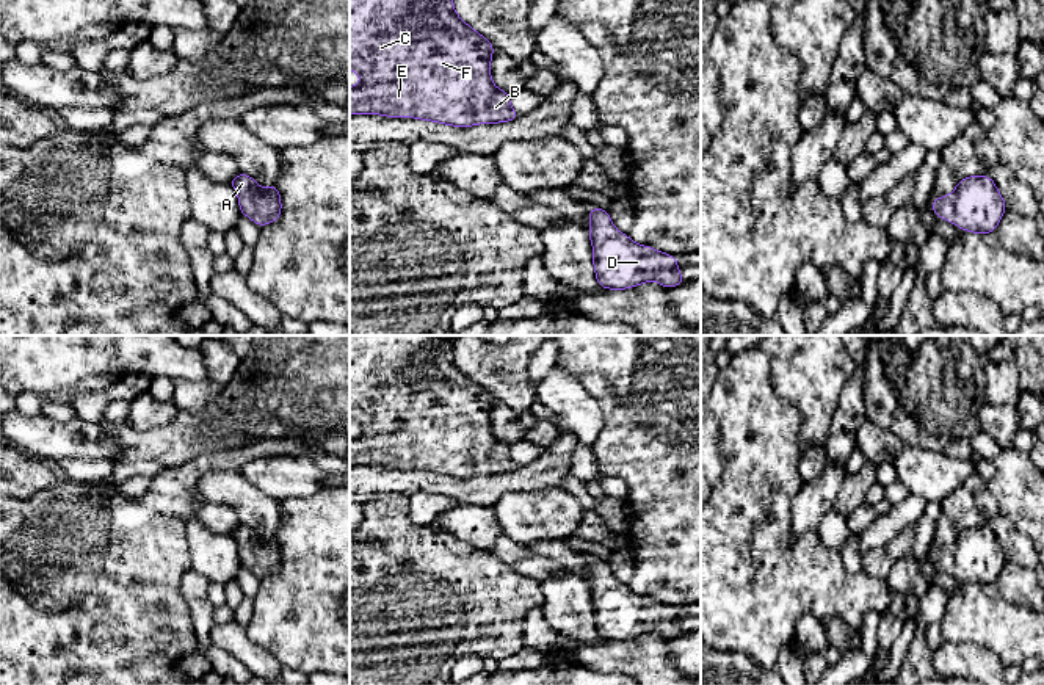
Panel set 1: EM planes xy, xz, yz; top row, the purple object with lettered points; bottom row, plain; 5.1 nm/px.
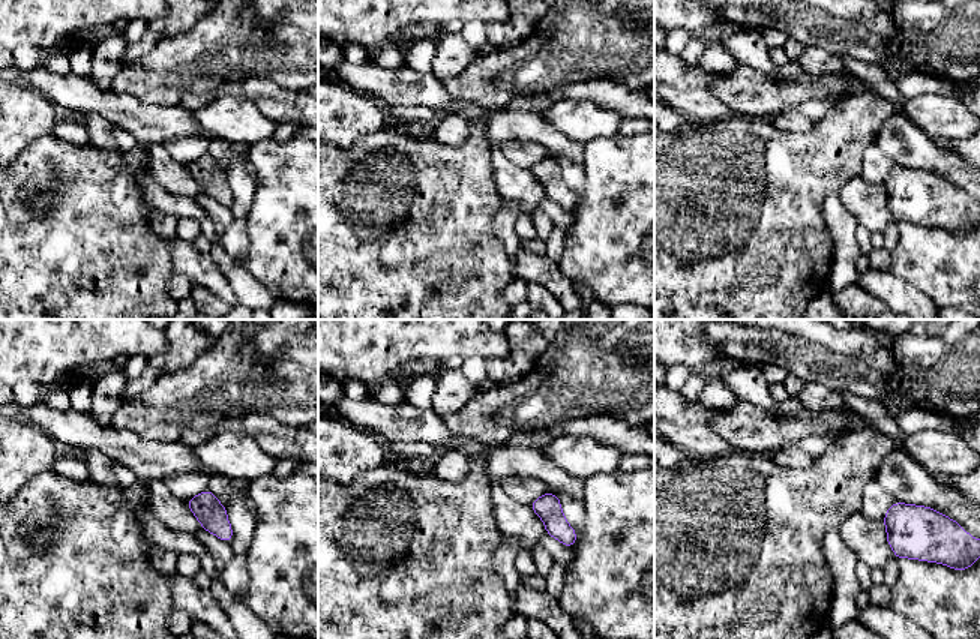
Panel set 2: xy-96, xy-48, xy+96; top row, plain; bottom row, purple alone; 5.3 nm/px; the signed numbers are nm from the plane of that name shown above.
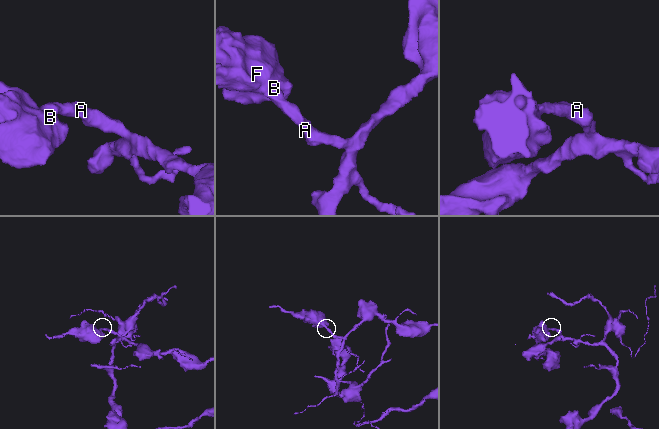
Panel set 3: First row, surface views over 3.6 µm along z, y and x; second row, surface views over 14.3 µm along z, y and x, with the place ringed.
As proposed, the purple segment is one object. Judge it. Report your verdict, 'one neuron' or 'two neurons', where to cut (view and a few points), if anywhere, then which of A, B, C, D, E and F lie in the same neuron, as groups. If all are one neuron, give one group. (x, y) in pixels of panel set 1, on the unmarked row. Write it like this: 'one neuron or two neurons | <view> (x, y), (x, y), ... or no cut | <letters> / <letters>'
one neuron | no cut | A B C D E F

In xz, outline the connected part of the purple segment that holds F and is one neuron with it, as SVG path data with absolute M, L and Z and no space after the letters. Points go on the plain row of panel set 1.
M350 335L350 423L361 426L361 434L350 439L350 466L382 466L389 469L417 469L453 478L514 472L519 466L509 456L509 445L497 440L491 429L492 395L469 378L453 361L453 340L437 335Z

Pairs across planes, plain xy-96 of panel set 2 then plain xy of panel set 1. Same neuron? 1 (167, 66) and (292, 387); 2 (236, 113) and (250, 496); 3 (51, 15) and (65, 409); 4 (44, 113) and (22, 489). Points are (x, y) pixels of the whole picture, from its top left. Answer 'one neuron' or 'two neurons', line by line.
1: one neuron
2: two neurons
3: two neurons
4: one neuron

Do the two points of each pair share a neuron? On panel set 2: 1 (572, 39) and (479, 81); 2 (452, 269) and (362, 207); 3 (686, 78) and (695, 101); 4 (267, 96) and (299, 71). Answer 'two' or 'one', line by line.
1: one
2: one
3: two
4: two

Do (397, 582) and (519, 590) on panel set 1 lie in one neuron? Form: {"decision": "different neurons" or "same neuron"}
{"decision": "same neuron"}

